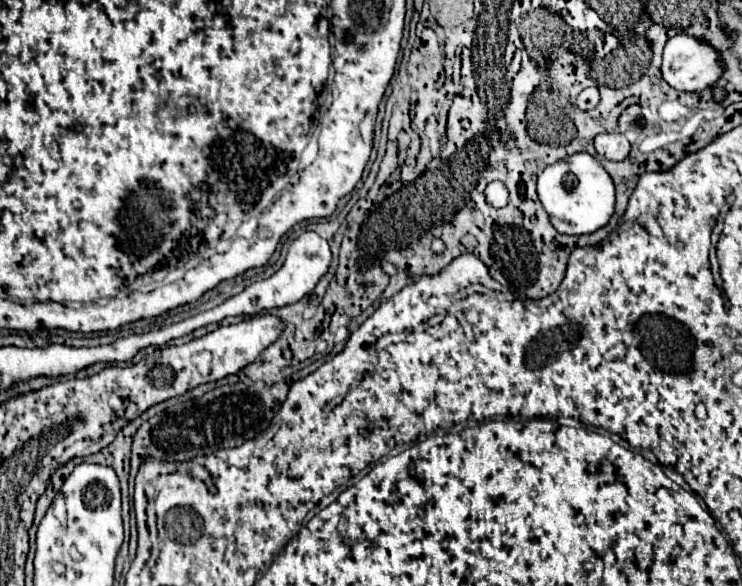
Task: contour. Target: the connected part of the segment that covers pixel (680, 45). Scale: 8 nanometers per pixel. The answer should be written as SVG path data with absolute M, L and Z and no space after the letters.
M678 32L664 46L662 76L672 88L676 88L680 92L702 92L702 90L714 86L714 82L724 74L724 68L726 68L726 64L720 58L718 50L714 50L714 46L704 38L696 38L696 36Z

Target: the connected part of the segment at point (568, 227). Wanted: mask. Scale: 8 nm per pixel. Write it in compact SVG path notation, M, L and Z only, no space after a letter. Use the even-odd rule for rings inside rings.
M580 152L548 166L538 176L538 196L554 228L562 234L592 234L614 214L614 184L598 158Z

